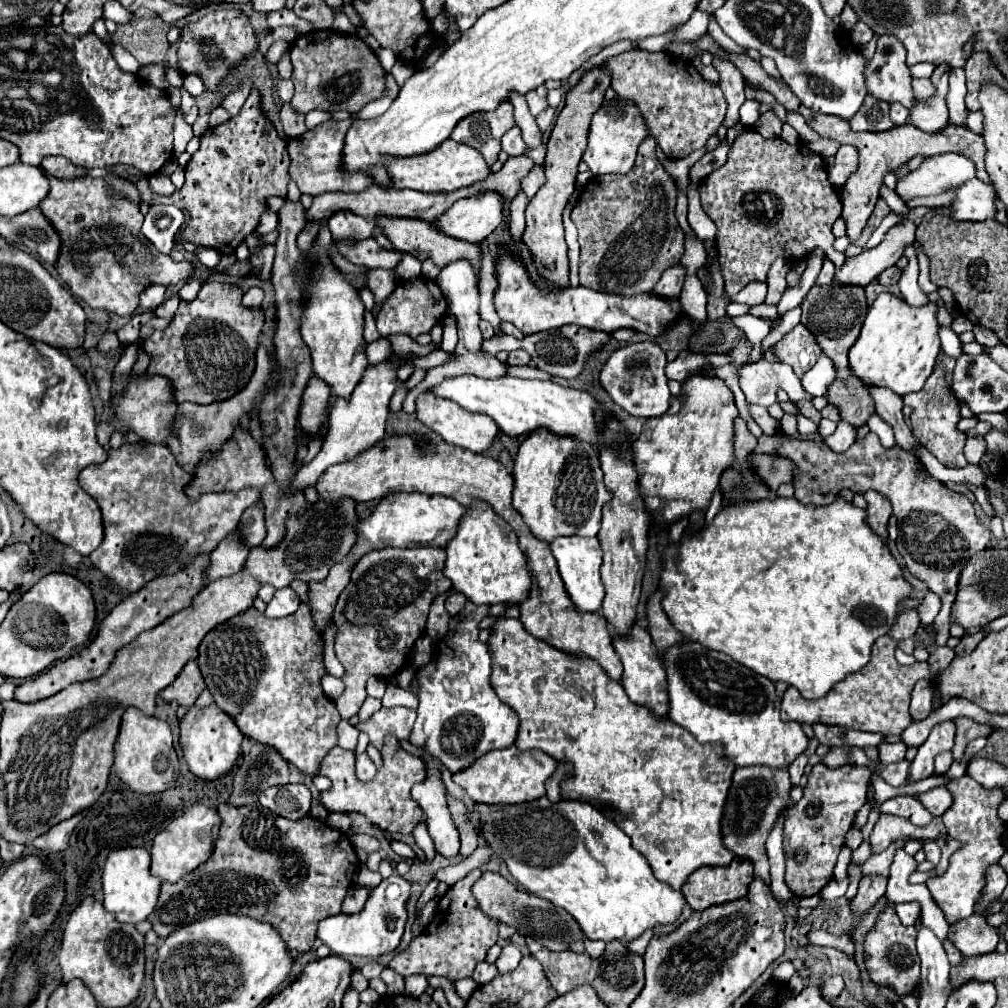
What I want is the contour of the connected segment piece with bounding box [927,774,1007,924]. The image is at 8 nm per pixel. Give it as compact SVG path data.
M967 774L959 780L951 780L947 788L953 794L953 806L943 816L943 820L949 836L955 840L961 840L963 848L951 856L947 872L939 878L931 878L927 882L927 888L933 900L937 902L937 906L943 910L947 924L955 924L973 914L975 900L979 898L981 888L985 886L987 866L997 864L999 858L1005 854L1007 824L997 816L997 806L1003 802L997 790L985 790L977 786L977 782L973 782L973 778L969 778Z

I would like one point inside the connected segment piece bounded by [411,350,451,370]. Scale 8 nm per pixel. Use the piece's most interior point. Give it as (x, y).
(436, 357)

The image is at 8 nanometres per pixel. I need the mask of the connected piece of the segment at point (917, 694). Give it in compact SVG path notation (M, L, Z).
M921 680L915 684L913 688L913 694L911 694L911 706L909 706L909 712L911 712L911 718L913 722L919 722L919 720L925 720L933 708L931 708L931 700L933 700L933 688L927 680Z

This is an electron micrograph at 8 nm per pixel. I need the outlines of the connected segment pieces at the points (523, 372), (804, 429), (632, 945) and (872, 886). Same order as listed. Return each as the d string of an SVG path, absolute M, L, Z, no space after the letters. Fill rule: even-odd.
M509 366L509 374L511 376L519 376L519 378L539 378L539 380L553 380L553 376L549 376L547 372L541 372L539 368L531 368L531 366Z
M799 407L797 409L798 409L798 415L796 416L796 418L798 422L799 434L810 435L815 433L818 430L818 427L816 426L816 424L810 419L803 416L799 411Z
M647 930L647 932L643 934L643 938L637 938L637 942L629 942L627 948L629 948L631 952L637 952L639 956L643 956L645 950L647 950L647 944L649 944L649 940L651 940L651 936L653 936L653 930Z
M867 876L861 880L859 892L849 904L857 918L861 918L865 912L869 912L875 906L875 902L885 894L885 886L887 886L887 880L881 876Z

